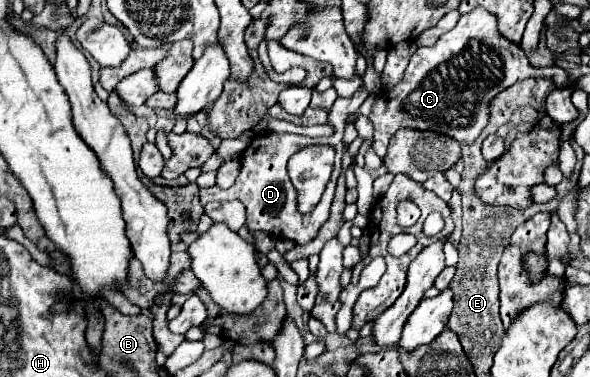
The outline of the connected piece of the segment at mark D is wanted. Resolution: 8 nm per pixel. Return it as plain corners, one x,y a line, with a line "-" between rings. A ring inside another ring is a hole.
364,86
359,88
350,98
338,97
331,107
327,124
331,124
335,130
333,136
329,138
305,138
305,136
297,136
297,134
285,134
285,132
267,132
267,134
259,134
251,140
251,144
243,150
239,162
241,162
241,174
239,180
235,182
235,186
227,188
227,190
219,190
217,186
211,188
201,188
201,204
205,206
211,200
231,200
231,198
239,198
243,202
243,206
247,208
247,226
251,231
267,232
276,238
287,238
295,242
296,245
307,244
317,236
321,224
329,218
329,208
333,202
333,194
335,194
335,186
337,186
337,178
341,174
341,158
347,150
345,142
343,142
345,123
347,115
357,111
363,104
370,92
-
309,144
331,144
335,146
337,154
335,154
335,170
331,174
331,180
325,188
325,194
321,196
319,204
315,206
313,212
309,214
301,214
297,210
297,194
293,190
293,184
287,176
287,160
295,154
295,150
301,150

